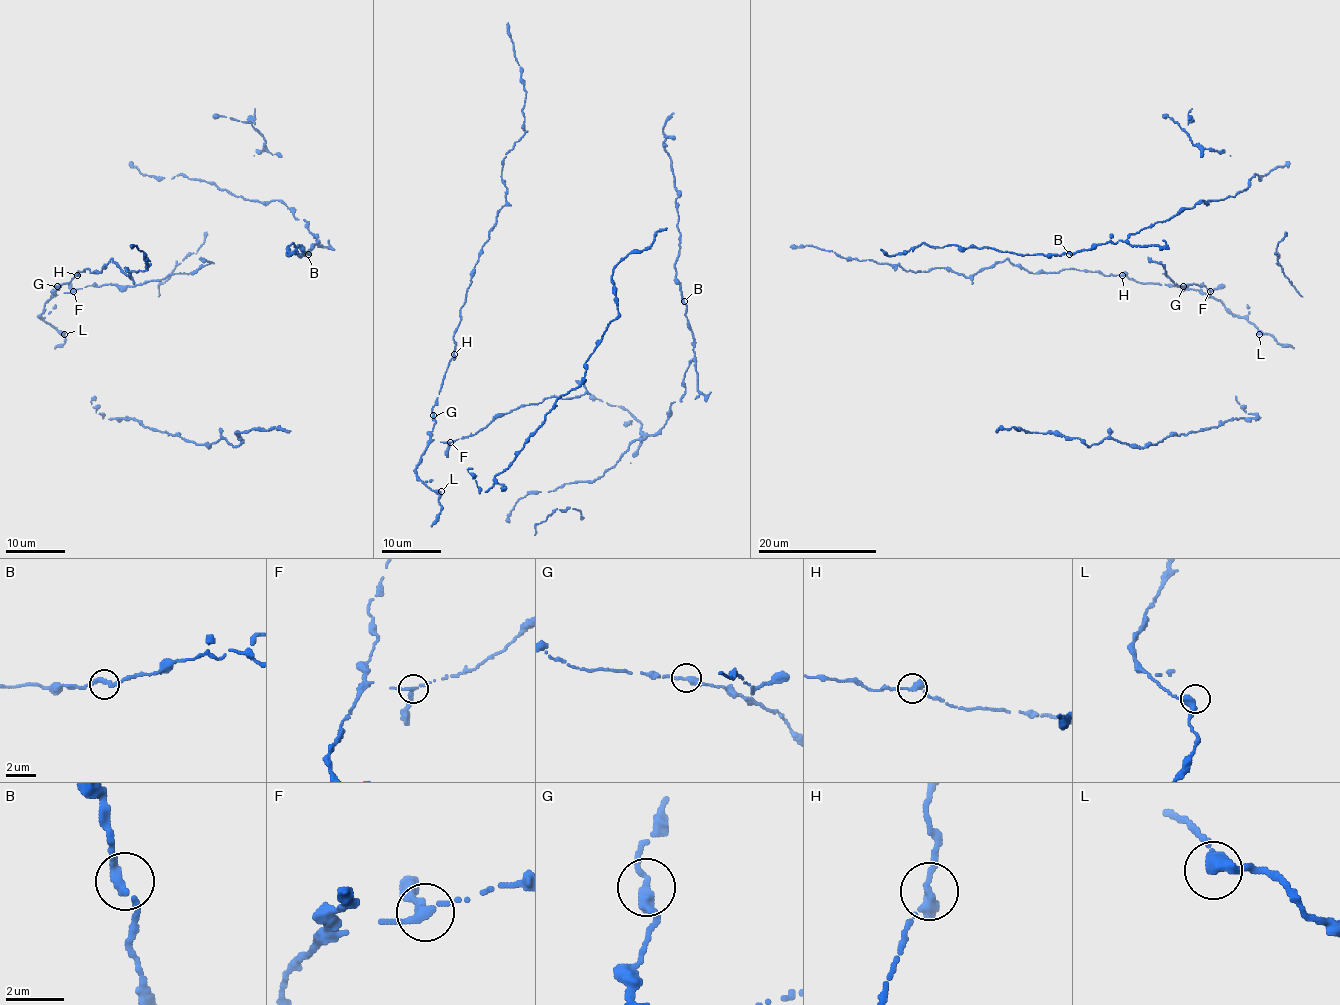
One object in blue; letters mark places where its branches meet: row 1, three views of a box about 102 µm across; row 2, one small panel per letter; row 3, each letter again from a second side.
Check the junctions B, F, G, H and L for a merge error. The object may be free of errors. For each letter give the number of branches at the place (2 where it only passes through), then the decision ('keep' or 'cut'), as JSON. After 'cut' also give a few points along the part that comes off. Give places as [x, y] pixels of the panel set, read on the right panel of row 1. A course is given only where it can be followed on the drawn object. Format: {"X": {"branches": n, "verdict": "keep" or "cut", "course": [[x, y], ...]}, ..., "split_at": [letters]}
{"B": {"branches": 2, "verdict": "keep"}, "F": {"branches": 2, "verdict": "keep"}, "G": {"branches": 2, "verdict": "keep"}, "H": {"branches": 2, "verdict": "keep"}, "L": {"branches": 2, "verdict": "keep"}, "split_at": []}

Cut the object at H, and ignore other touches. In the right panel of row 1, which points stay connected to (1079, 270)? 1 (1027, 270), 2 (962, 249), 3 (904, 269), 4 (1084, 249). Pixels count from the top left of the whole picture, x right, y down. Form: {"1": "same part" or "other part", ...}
{"1": "same part", "2": "other part", "3": "same part", "4": "other part"}

